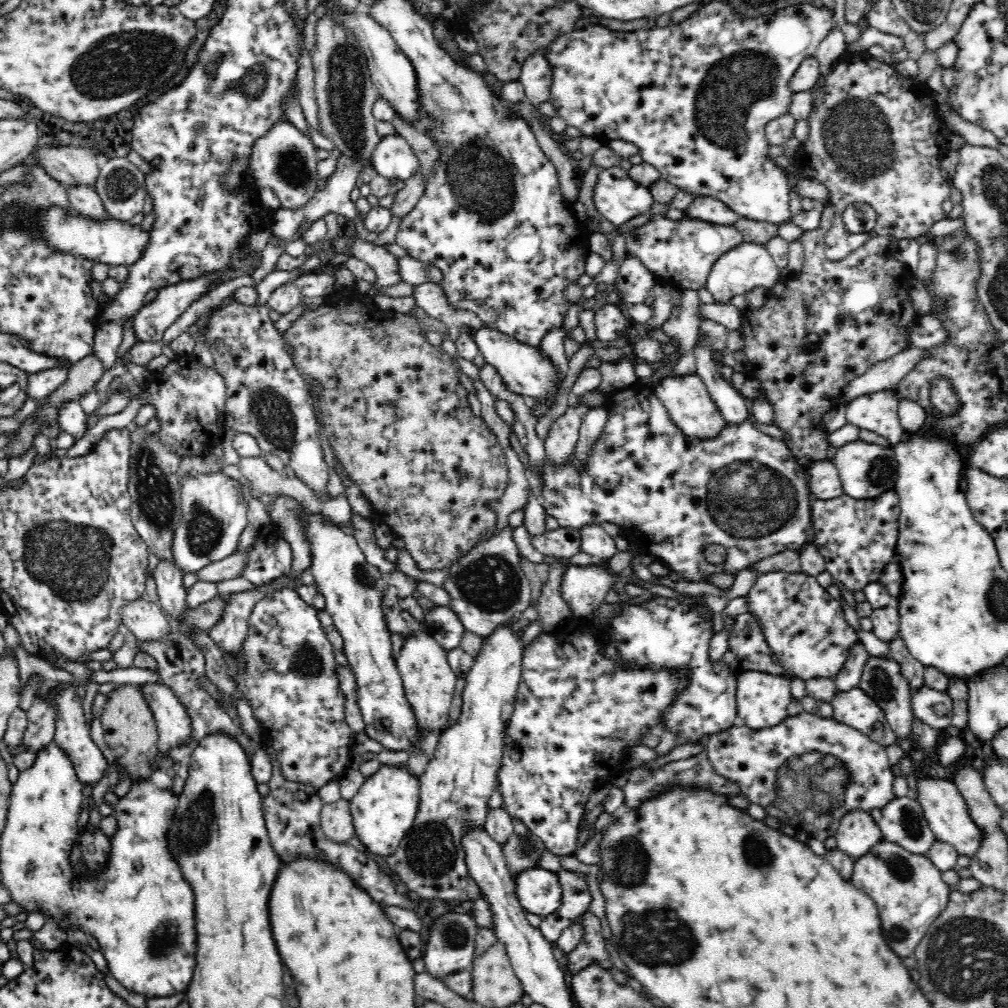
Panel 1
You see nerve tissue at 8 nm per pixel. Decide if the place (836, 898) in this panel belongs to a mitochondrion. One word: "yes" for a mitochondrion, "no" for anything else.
no

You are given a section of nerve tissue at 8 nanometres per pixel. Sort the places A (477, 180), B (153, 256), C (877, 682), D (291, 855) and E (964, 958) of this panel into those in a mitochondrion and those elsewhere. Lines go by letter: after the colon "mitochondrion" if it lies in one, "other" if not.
A: mitochondrion
B: other
C: mitochondrion
D: other
E: mitochondrion

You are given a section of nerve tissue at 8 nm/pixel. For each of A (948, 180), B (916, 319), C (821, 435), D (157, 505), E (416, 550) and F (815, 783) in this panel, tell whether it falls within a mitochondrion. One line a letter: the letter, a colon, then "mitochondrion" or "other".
A: other
B: other
C: other
D: mitochondrion
E: other
F: mitochondrion

